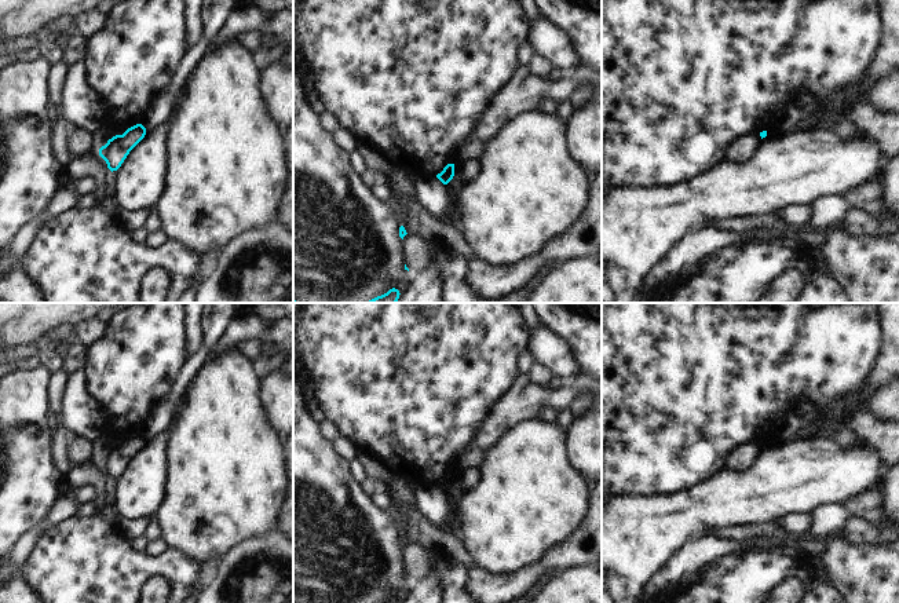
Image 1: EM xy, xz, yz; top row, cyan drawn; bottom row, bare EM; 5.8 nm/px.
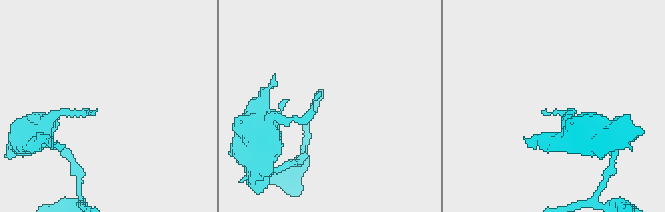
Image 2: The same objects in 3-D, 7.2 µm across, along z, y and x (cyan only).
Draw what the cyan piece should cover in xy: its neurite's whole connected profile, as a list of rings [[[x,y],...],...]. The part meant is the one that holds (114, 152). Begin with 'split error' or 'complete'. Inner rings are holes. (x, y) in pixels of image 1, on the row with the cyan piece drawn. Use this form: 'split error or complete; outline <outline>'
complete; outline [[[136,124],[128,128],[123,135],[116,135],[99,149],[99,156],[106,161],[107,168],[117,171],[129,151],[145,138],[146,128]]]

